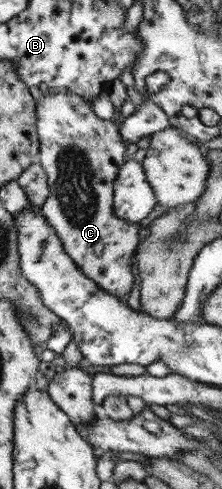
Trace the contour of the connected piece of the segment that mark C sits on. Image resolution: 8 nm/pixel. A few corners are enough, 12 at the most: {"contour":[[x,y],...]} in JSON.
{"contour":[[70,92],[34,108],[40,210],[82,274],[126,304],[137,224],[112,209],[127,159]]}

